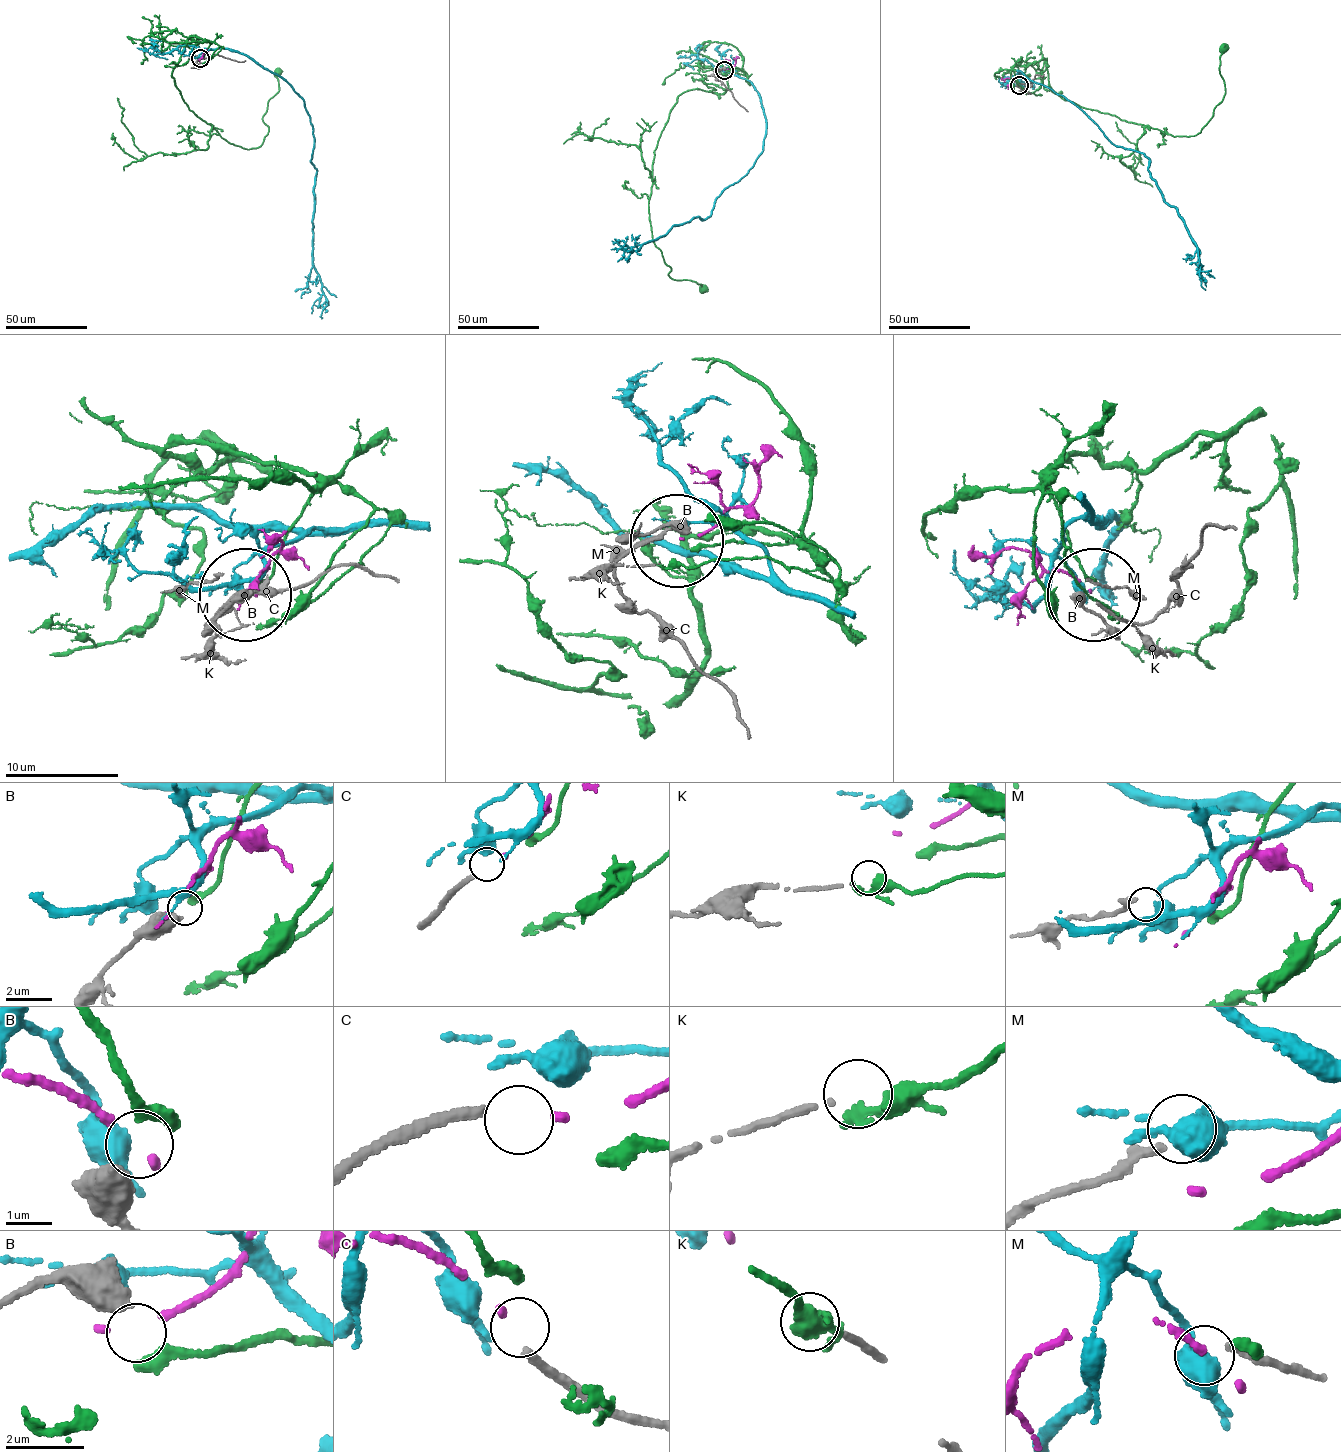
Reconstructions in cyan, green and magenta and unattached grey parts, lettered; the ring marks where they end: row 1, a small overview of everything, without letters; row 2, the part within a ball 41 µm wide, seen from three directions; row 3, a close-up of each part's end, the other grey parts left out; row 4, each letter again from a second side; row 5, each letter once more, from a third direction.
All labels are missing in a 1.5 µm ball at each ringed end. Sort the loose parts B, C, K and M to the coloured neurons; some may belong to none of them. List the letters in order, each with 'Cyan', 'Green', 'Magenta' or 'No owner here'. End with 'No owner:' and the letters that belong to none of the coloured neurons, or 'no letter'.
B: Green
C: Magenta
K: No owner here
M: Cyan
No owner: K

